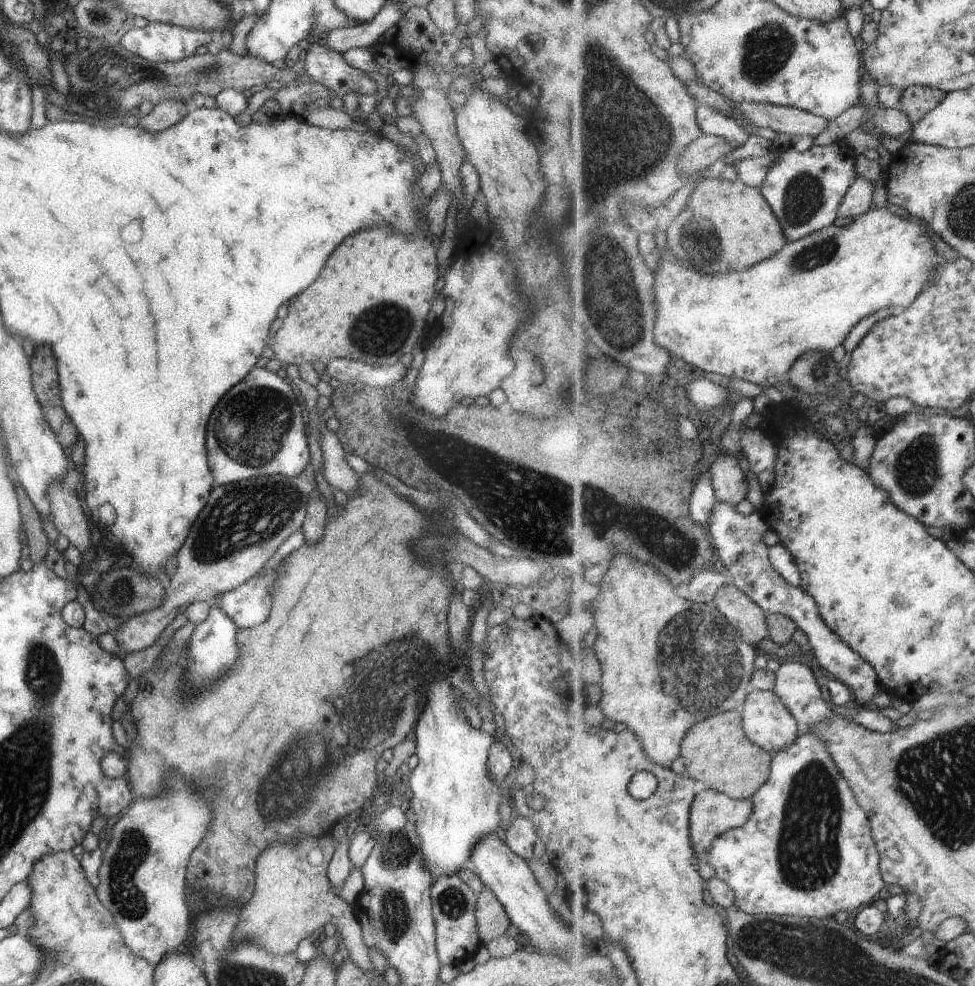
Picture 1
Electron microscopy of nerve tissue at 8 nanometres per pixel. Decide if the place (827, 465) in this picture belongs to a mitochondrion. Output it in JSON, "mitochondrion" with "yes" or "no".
{"mitochondrion":"no"}

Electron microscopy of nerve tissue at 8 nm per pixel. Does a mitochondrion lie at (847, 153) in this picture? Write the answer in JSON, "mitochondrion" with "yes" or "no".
{"mitochondrion":"no"}

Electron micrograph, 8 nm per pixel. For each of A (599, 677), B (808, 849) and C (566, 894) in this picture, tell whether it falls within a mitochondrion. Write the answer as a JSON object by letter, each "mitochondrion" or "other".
{"A":"other","B":"mitochondrion","C":"other"}

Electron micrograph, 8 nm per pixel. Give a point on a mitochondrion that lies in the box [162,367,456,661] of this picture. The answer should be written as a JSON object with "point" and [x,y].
{"point":[241,517]}

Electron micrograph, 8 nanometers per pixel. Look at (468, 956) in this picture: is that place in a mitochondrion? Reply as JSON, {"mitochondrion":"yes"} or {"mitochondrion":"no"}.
{"mitochondrion":"no"}

